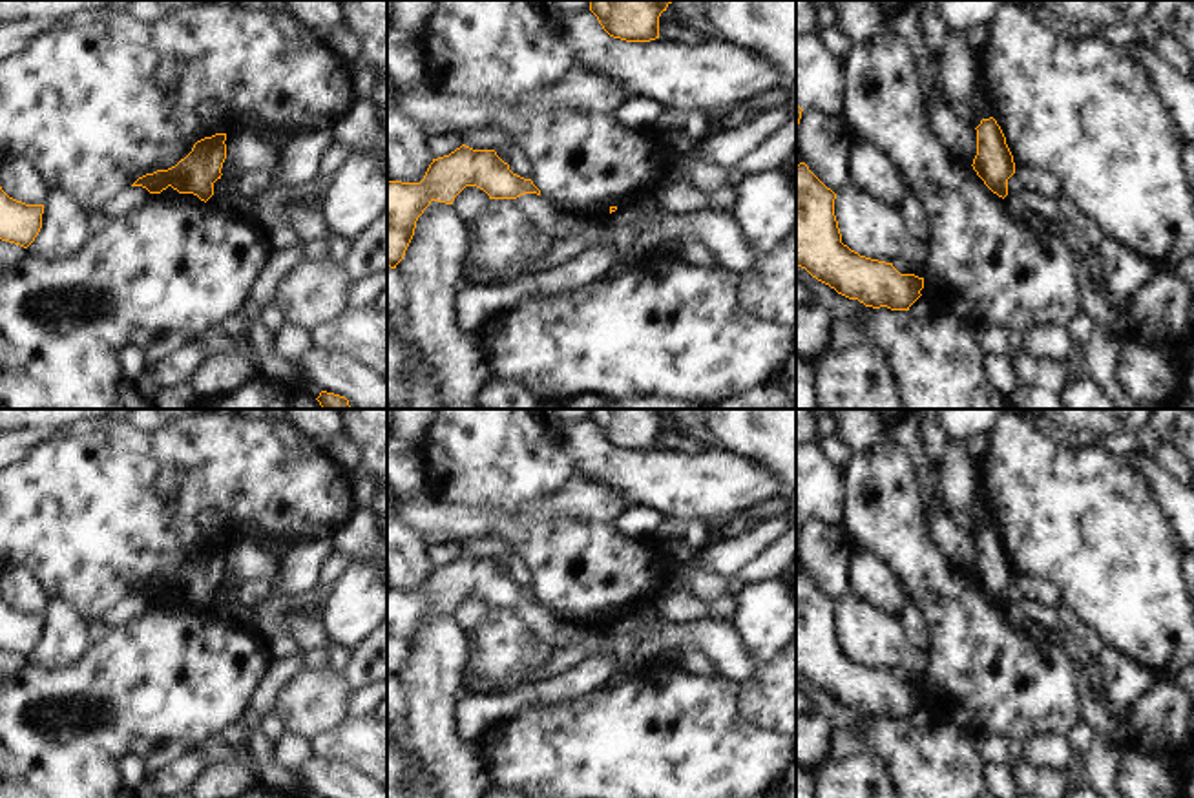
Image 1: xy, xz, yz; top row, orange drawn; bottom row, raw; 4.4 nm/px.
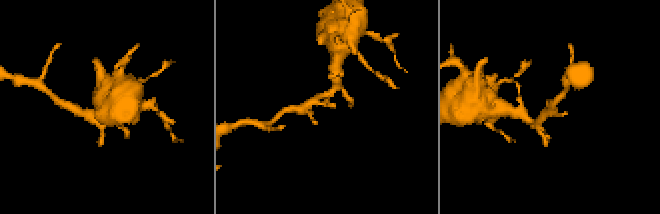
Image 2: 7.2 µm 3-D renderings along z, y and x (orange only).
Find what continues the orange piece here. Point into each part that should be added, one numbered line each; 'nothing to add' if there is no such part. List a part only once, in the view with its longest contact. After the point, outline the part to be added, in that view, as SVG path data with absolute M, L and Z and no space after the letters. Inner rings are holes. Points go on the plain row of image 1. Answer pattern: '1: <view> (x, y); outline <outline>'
nothing to add

